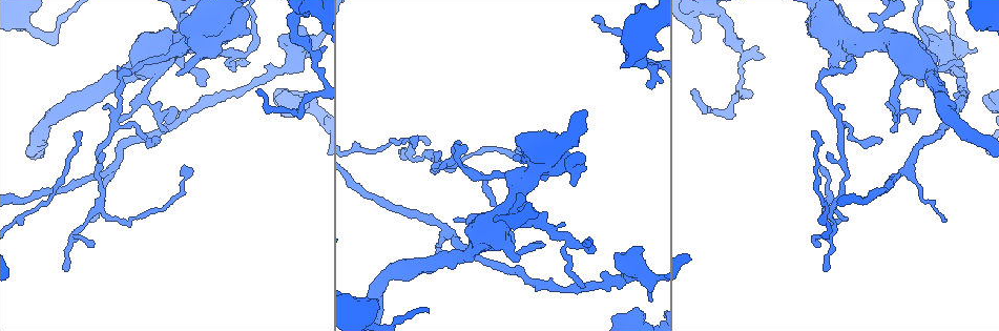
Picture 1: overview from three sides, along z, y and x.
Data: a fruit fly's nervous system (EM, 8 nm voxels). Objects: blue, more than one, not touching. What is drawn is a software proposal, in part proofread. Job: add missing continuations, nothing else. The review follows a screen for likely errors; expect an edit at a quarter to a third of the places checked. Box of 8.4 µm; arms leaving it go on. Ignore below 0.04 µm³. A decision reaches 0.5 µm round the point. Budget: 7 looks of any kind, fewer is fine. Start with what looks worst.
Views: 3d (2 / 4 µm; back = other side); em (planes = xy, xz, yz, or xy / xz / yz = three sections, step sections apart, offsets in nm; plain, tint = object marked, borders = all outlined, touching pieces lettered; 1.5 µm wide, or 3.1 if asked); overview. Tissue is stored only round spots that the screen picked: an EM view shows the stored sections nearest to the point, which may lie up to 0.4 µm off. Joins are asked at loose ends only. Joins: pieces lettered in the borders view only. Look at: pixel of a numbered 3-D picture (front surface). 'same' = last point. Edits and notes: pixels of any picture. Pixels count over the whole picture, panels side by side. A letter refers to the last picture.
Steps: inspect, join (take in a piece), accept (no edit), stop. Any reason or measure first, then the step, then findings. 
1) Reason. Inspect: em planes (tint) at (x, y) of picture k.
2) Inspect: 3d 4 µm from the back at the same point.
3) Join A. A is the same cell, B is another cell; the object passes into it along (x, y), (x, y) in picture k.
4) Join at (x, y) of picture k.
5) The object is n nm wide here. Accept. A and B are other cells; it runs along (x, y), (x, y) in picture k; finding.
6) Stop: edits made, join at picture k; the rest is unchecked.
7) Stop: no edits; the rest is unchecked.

Free end. Inspect: 3d 4 µm at (973, 49) of picture 1.

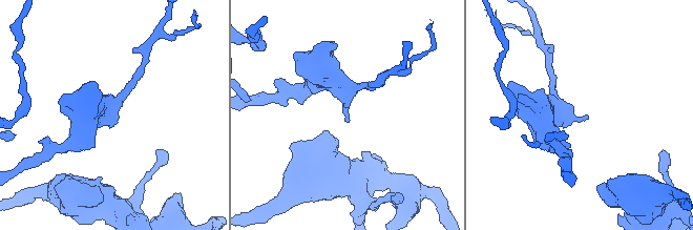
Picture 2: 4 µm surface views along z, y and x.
Shape alone is not enough. Inspect: em xz step 4 (borders) at (588, 118) of picture 2.

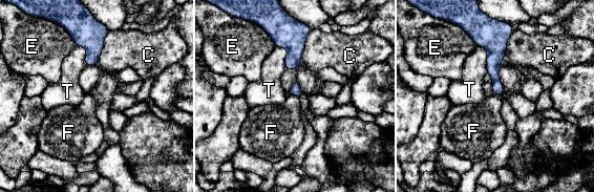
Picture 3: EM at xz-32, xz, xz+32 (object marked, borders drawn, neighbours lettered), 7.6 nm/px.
Another direction. Inspect: em planes (borders) at the same point.

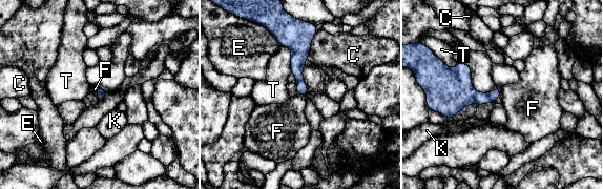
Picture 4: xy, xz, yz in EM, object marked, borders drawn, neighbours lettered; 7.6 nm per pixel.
Accept. C, E, F, K and T are other cells; no lettered piece goes on from it.

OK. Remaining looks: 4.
Thin end. Inspect: 3d 2 µm at (67, 270) of picture 1.

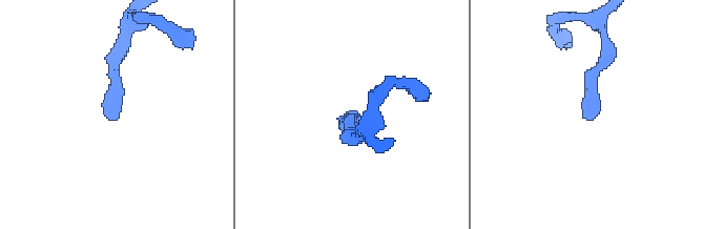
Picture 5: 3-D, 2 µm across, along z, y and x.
Inspect: em planes (borders) at (346, 126) of picture 5.

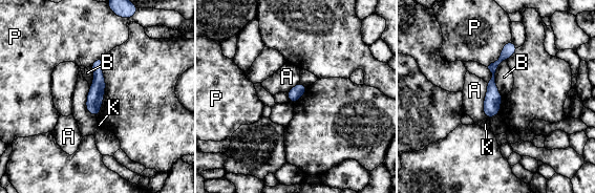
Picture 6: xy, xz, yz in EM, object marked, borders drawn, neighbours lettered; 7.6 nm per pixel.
The object is 130 nm wide here. Accept. A, B, K and P are other cells; a border runs along (506, 59), (495, 72), (502, 95) in picture 6; none of them fits.

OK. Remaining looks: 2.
Free end. Inspect: em planes (borders) at (564, 223) of picture 1.

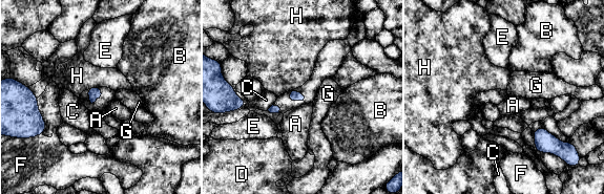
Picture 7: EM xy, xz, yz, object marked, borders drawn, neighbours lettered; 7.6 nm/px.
Accept. A, B, C, D, E, F, G and H are other cells; a border runs along (98, 87), (90, 89) in picture 7; no lettered piece goes on from it.

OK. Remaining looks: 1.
Stop: no edits; the rest is unchecked.

